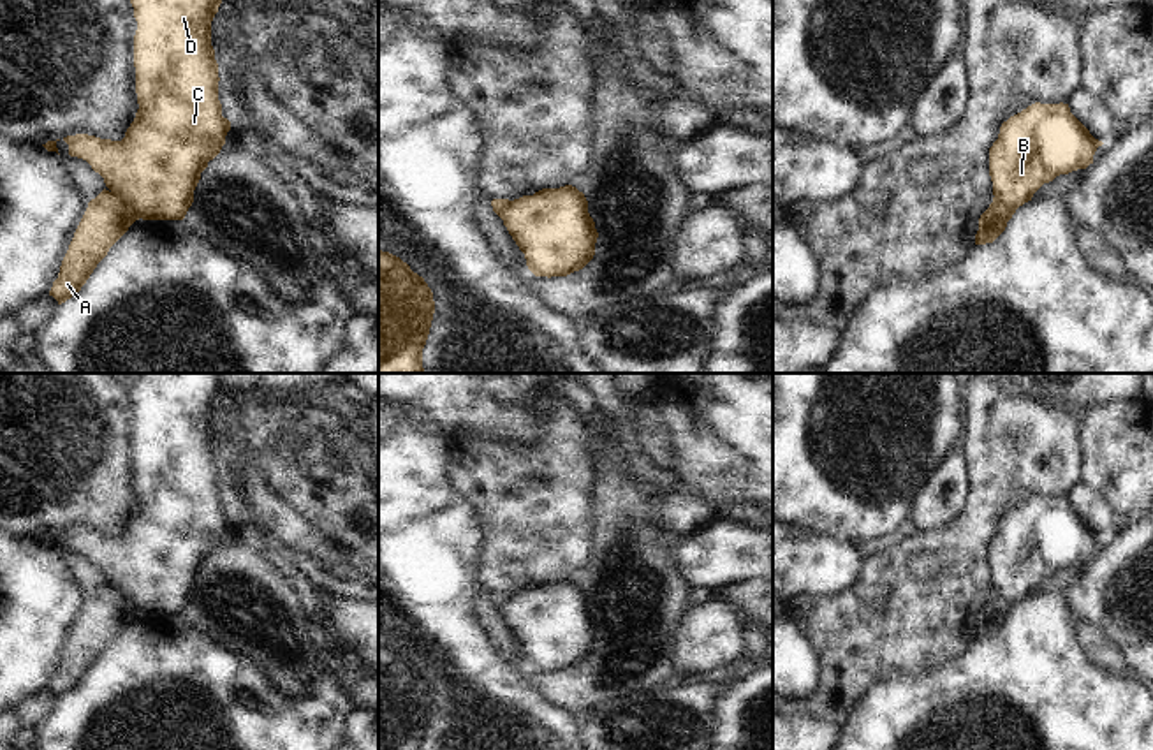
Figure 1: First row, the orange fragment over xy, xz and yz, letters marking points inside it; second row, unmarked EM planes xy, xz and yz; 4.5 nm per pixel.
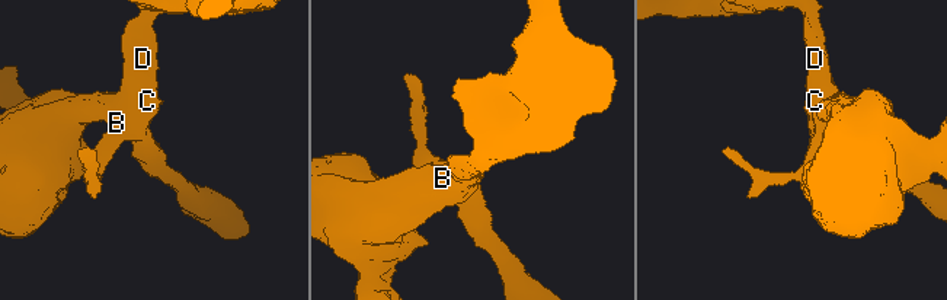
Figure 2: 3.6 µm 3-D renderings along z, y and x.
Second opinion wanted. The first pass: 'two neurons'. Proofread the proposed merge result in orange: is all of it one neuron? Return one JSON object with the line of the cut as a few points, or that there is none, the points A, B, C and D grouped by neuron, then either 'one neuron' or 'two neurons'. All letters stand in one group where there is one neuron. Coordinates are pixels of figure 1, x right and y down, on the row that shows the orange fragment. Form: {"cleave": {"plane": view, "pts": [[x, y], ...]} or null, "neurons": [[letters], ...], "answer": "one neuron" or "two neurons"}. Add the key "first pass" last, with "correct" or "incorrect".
{"cleave": {"plane": "xy", "pts": [[111, 191], [131, 203], [141, 217]]}, "neurons": [["A"], ["B", "C", "D"]], "answer": "two neurons", "first pass": "correct"}

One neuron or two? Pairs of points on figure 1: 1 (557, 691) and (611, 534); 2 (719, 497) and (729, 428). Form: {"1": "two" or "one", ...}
{"1": "one", "2": "one"}

